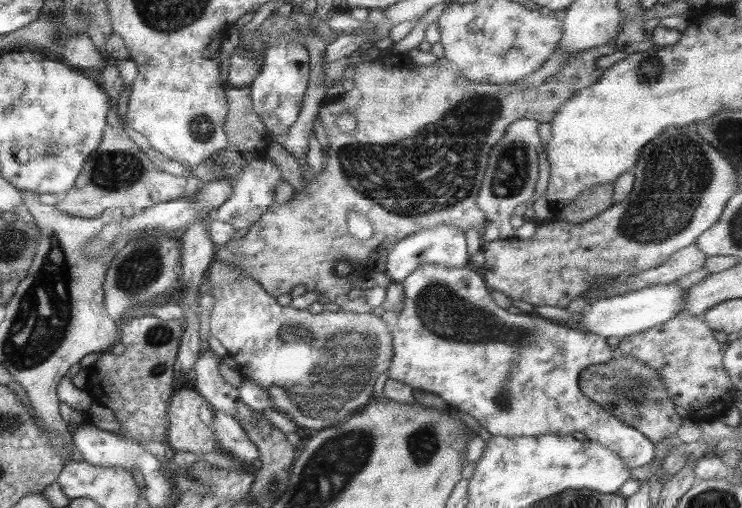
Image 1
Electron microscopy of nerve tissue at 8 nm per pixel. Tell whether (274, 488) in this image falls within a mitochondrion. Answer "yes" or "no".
yes

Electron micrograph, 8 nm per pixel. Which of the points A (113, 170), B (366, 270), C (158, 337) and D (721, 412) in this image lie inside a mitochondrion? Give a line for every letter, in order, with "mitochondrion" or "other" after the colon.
A: mitochondrion
B: other
C: mitochondrion
D: other

